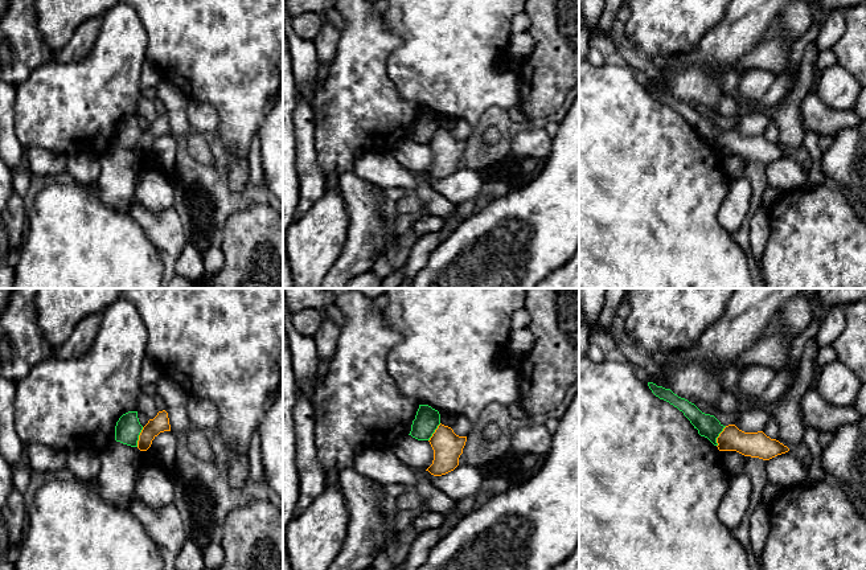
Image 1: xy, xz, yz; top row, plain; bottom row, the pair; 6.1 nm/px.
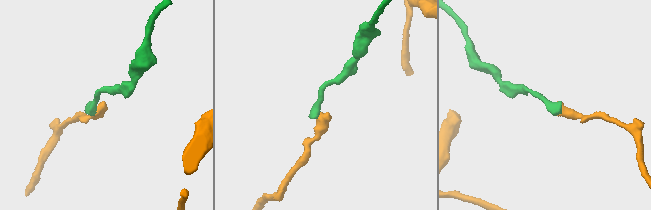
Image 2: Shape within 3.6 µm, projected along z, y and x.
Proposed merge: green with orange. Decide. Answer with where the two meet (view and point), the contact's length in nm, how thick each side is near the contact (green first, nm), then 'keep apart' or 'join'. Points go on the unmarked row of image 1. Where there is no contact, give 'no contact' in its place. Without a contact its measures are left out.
yz (718, 139) | 140 nm | 140/160 nm | keep apart

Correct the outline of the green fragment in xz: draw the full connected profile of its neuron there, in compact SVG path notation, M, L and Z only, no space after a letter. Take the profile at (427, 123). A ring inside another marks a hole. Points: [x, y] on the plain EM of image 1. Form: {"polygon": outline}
{"polygon": "M419 108L409 139L418 144L430 144L430 142L432 140L439 128L440 128L439 115L428 108Z"}

